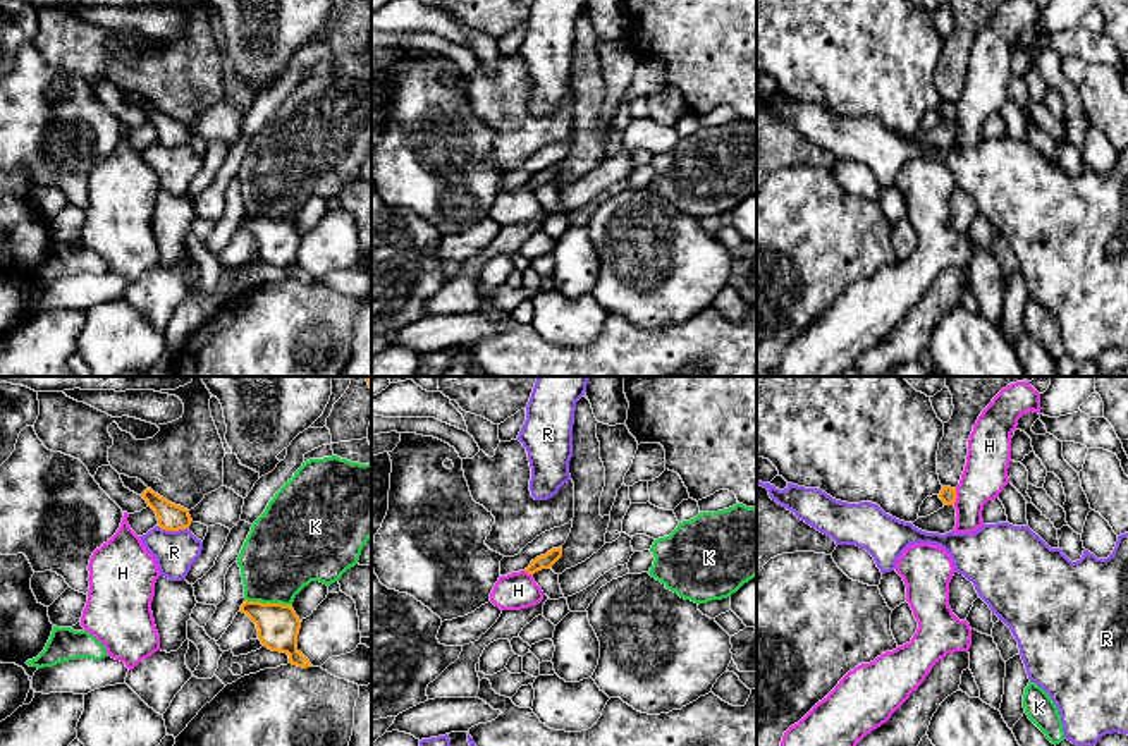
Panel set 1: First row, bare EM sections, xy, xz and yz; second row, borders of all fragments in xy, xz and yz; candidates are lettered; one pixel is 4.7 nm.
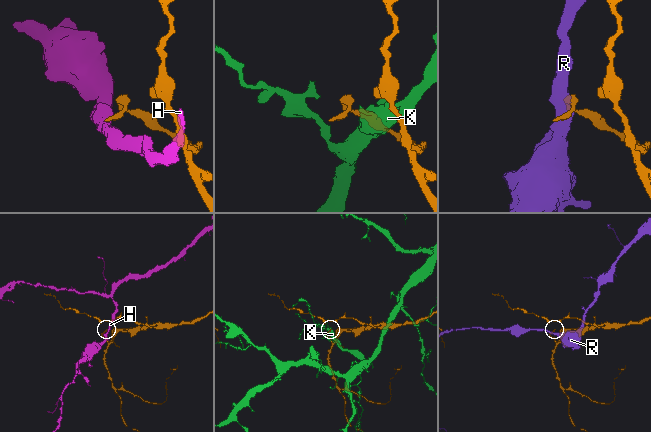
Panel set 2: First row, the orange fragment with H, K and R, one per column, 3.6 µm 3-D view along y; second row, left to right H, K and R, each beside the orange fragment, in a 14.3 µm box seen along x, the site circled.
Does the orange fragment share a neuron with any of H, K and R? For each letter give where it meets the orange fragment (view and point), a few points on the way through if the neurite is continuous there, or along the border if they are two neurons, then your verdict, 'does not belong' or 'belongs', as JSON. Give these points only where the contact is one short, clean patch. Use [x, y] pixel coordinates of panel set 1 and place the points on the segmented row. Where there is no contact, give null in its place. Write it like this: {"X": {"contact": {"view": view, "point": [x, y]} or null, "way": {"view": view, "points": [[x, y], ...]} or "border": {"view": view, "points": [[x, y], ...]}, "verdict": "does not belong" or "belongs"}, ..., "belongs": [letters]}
{"H": {"contact": {"view": "yz", "point": [955, 497]}, "border": {"view": "yz", "points": [[956, 489], [953, 504]]}, "verdict": "does not belong"}, "K": {"contact": {"view": "xy", "point": [269, 604]}, "border": {"view": "xy", "points": [[246, 599], [291, 605]]}, "verdict": "does not belong"}, "R": {"contact": {"view": "xy", "point": [172, 530]}, "border": {"view": "xy", "points": [[157, 526], [167, 530], [186, 528]]}, "verdict": "does not belong"}, "belongs": []}

